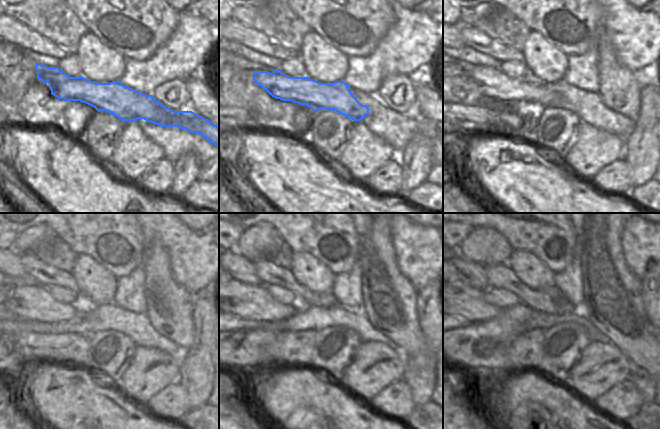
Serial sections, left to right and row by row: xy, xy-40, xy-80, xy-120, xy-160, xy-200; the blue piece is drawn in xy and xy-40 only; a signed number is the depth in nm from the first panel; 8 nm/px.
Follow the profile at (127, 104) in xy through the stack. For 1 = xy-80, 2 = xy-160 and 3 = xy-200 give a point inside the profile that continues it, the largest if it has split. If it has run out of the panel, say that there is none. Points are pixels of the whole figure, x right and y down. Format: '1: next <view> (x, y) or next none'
1: next xy-80 (492, 82)
2: next xy-160 (254, 302)
3: next xy-200 (464, 300)

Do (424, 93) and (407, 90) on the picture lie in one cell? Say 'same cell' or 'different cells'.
different cells

